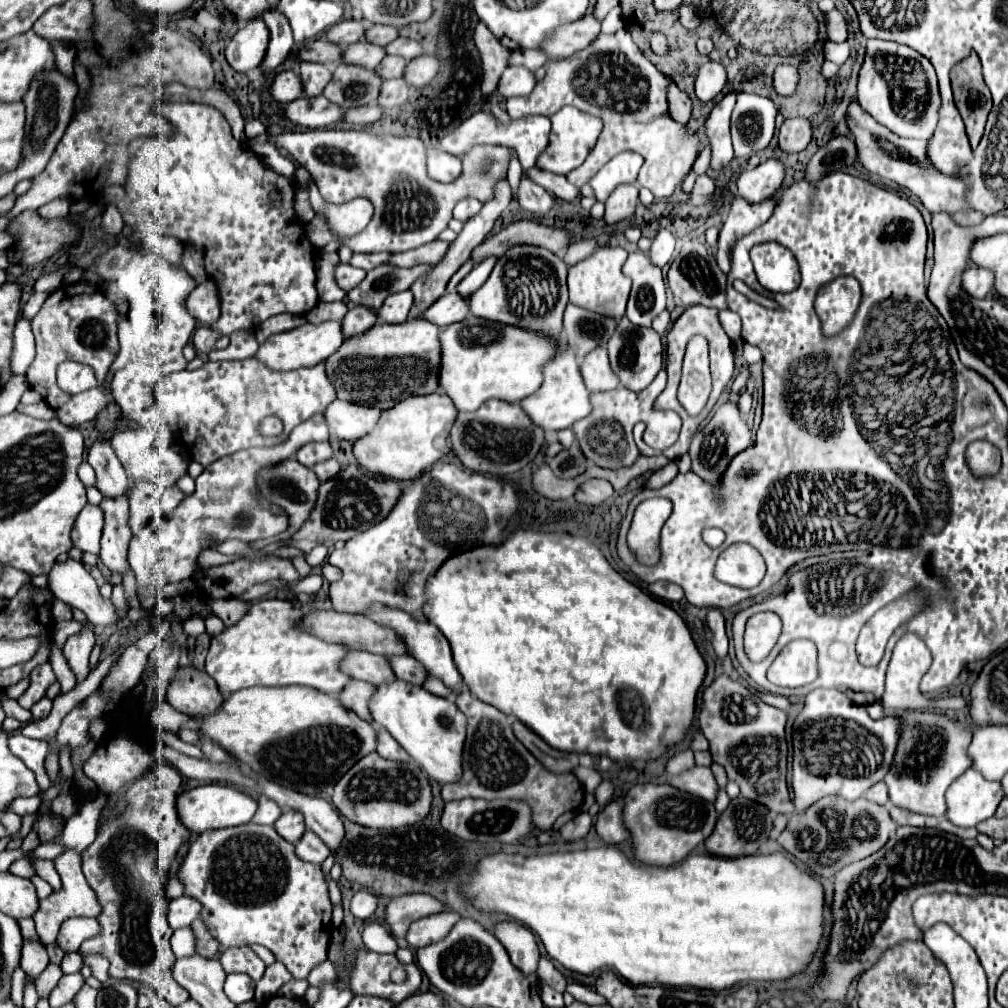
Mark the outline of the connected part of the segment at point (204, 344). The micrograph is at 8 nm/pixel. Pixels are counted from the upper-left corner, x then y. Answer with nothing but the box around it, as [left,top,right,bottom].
[192,326,222,354]

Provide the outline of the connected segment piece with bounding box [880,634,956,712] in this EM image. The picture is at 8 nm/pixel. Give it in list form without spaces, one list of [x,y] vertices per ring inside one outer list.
[[[904,636],[894,652],[892,652],[892,660],[890,660],[890,666],[888,666],[888,672],[886,672],[886,690],[884,690],[884,696],[880,698],[880,704],[882,708],[894,708],[894,710],[930,710],[930,708],[942,708],[942,710],[948,710],[948,708],[954,708],[954,702],[952,698],[938,698],[938,700],[932,700],[928,698],[928,704],[926,704],[926,696],[918,690],[918,684],[920,684],[920,678],[924,676],[924,672],[930,668],[930,662],[932,662],[932,656],[926,648],[926,644],[918,638],[918,636]]]

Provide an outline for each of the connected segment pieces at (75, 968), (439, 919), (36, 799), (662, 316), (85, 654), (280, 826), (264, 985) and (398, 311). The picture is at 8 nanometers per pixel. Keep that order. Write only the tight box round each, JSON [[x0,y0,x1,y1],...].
[[60,952,82,974],[408,912,460,948],[12,796,40,816],[652,310,670,336],[62,628,96,680],[274,810,304,844],[256,962,292,1002],[376,292,412,324]]

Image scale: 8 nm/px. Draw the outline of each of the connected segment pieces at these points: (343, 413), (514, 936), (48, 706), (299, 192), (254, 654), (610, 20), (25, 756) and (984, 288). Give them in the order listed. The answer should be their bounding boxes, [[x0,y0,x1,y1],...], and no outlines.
[[324,400,380,442],[494,922,540,974],[30,698,52,720],[294,188,314,223],[206,598,352,696],[602,6,624,34],[8,732,52,792],[962,266,992,298]]

